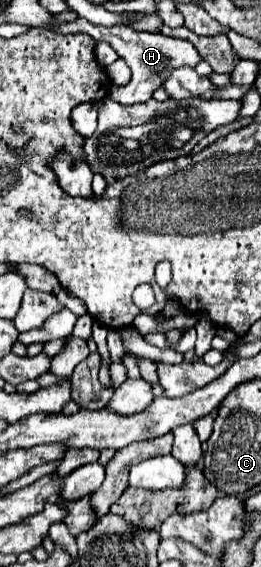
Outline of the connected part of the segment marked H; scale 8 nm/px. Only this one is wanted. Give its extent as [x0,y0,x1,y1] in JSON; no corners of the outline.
[54,18,202,105]

